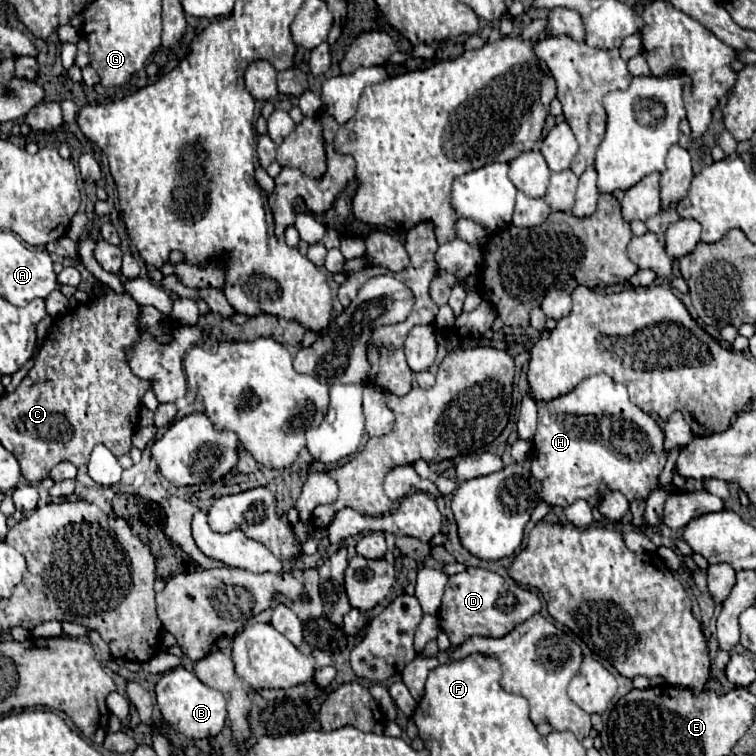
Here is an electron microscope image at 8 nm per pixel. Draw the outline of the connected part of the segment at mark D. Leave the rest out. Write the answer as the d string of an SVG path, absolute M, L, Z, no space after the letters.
M468 568L462 574L450 576L438 612L438 622L442 632L450 638L452 646L460 646L474 634L488 634L492 638L504 636L520 622L528 620L534 612L538 612L540 606L540 598L534 592L520 588L516 582L508 582L490 570Z

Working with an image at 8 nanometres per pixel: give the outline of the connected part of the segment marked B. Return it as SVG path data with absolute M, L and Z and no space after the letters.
M178 666L170 672L164 672L156 684L156 702L162 712L162 718L182 732L186 738L210 738L222 732L226 724L226 700L218 690L202 684L194 672Z

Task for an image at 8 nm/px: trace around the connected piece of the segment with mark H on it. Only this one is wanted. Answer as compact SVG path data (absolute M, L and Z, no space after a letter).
M594 374L582 380L572 392L552 402L538 406L538 432L534 438L532 468L530 472L542 482L540 498L550 506L570 506L576 500L586 500L592 506L600 504L600 484L610 492L622 492L630 502L646 500L656 488L660 488L660 474L664 470L668 452L664 450L664 432L652 414L642 412L636 404L626 400L626 386L616 384L606 374Z

